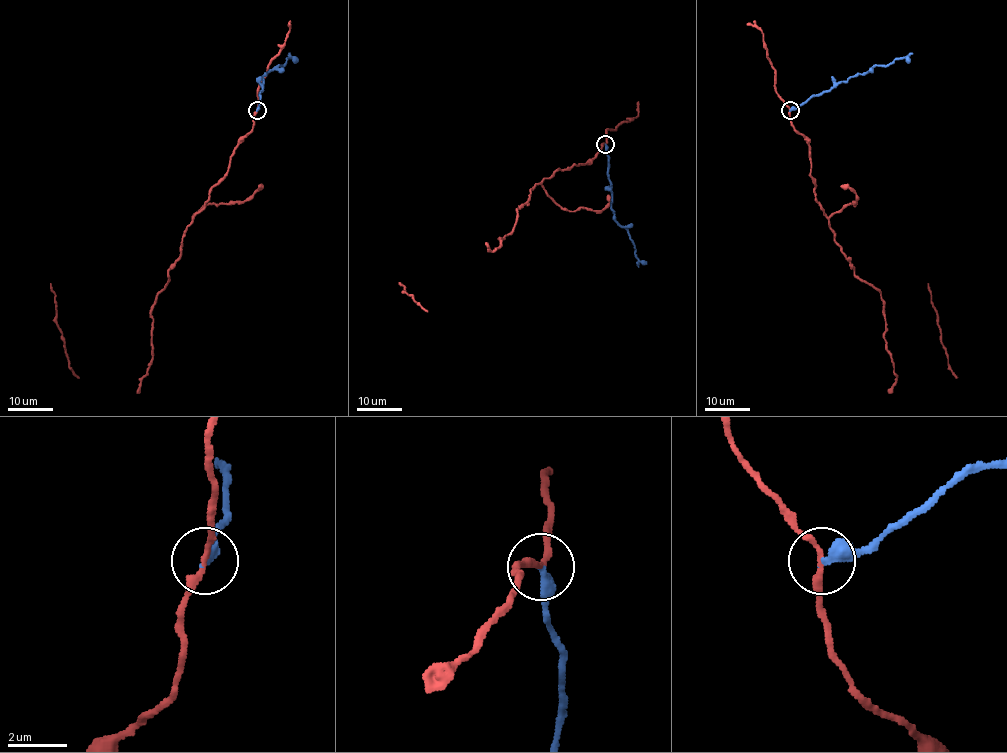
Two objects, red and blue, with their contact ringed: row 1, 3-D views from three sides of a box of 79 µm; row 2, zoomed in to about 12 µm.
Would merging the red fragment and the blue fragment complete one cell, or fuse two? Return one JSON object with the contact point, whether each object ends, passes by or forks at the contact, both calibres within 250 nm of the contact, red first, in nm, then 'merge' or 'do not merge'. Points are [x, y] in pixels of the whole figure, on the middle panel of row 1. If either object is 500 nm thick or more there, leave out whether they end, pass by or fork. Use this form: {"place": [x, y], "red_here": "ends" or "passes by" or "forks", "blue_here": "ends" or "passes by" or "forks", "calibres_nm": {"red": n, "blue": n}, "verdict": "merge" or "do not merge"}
{"place": [605, 144], "red_here": "passes by", "blue_here": "ends", "calibres_nm": {"red": 200, "blue": 380}, "verdict": "do not merge"}

